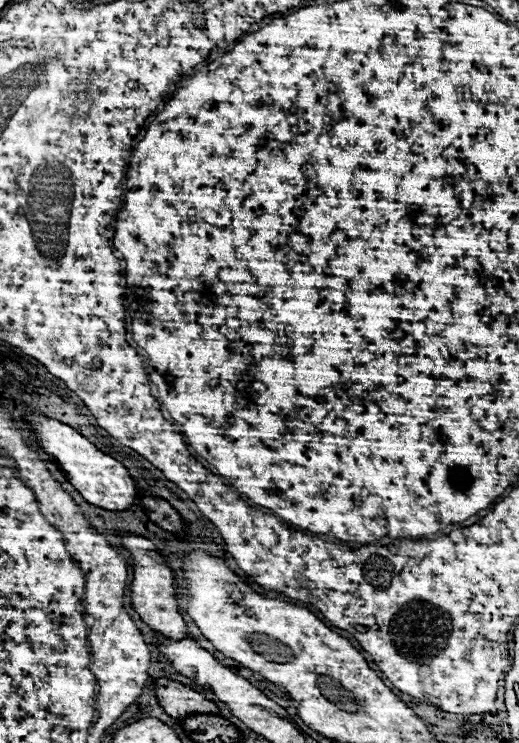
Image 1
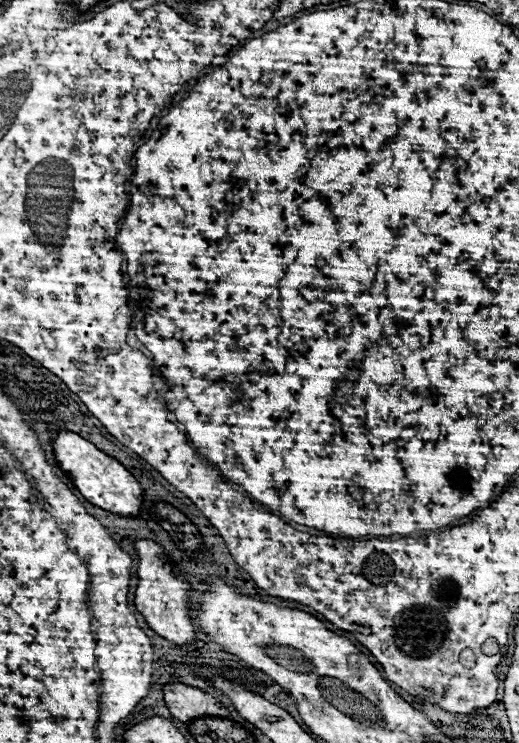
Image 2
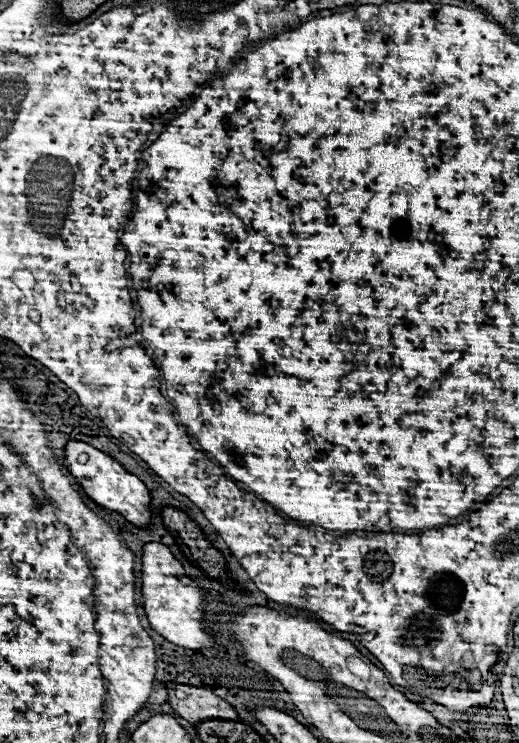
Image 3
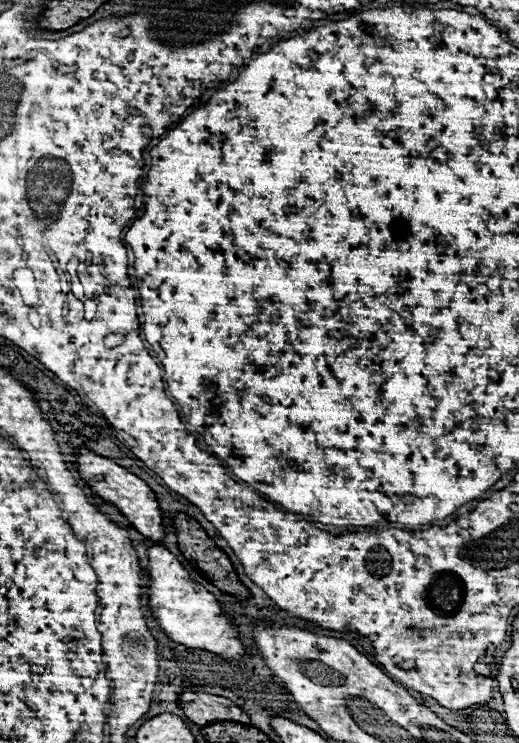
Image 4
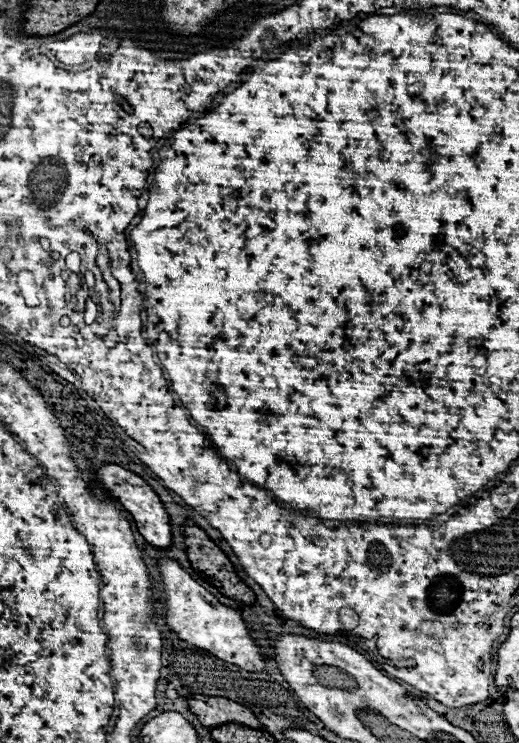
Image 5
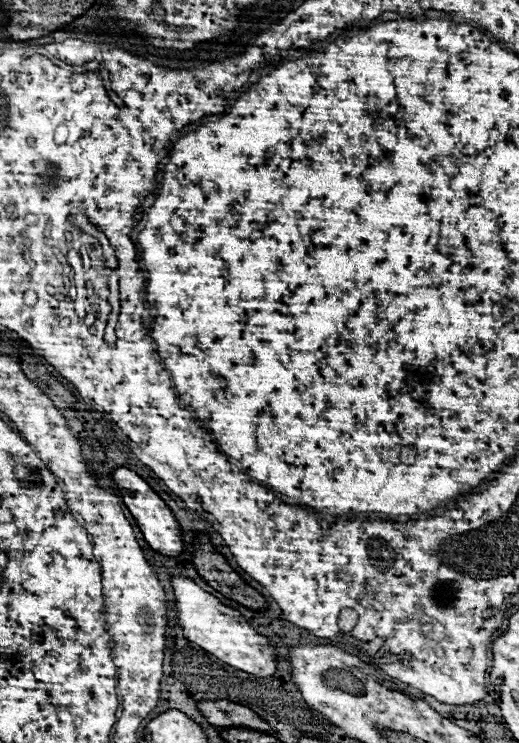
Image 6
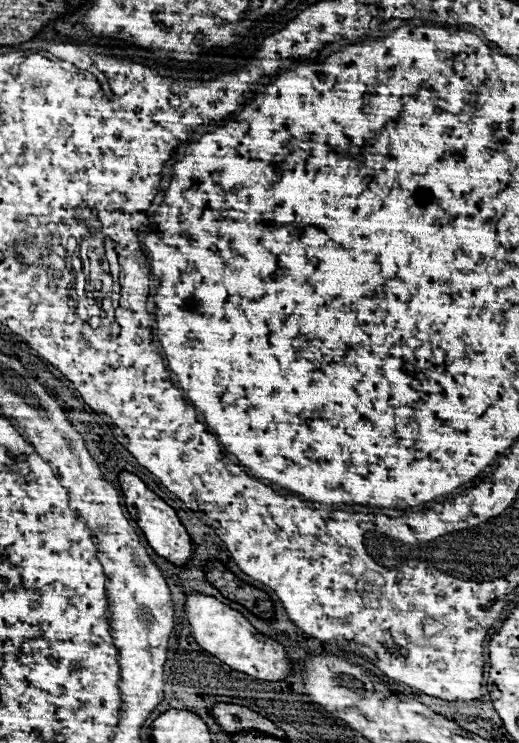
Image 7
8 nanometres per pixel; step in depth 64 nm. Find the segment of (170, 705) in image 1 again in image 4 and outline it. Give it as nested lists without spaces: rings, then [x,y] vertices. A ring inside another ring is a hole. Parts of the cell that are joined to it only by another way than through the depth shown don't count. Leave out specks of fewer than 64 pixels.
[[[184,690],[180,694],[178,706],[186,714],[188,720],[194,724],[212,724],[220,720],[232,720],[240,724],[250,724],[250,718],[228,698],[208,694],[208,692],[194,692],[194,690]]]

